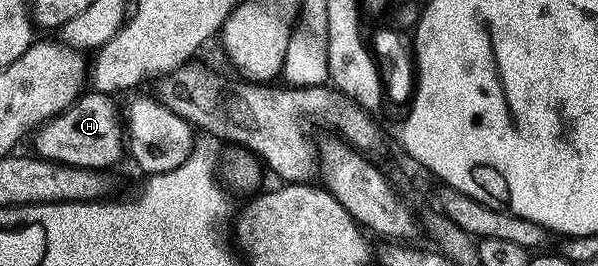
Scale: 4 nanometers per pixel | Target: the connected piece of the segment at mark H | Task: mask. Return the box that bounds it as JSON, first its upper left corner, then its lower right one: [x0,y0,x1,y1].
[33,92,124,170]

